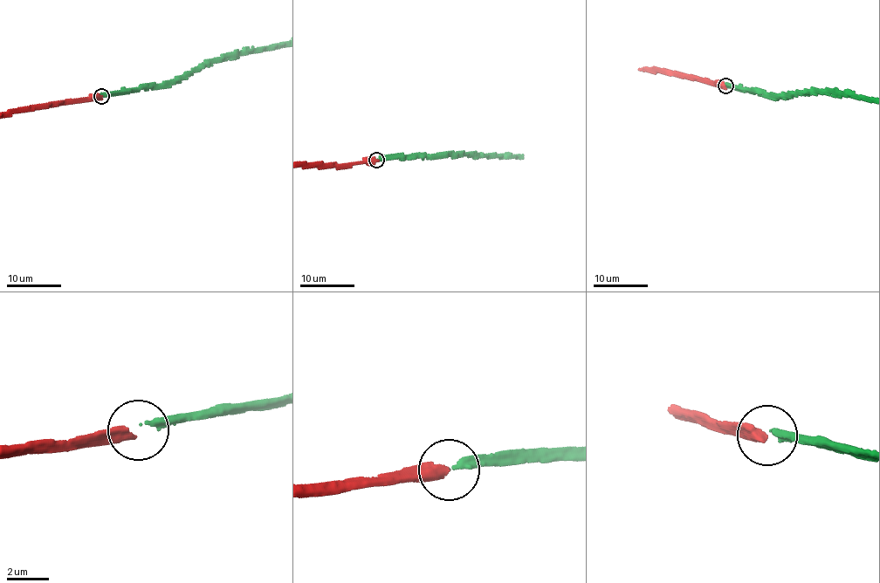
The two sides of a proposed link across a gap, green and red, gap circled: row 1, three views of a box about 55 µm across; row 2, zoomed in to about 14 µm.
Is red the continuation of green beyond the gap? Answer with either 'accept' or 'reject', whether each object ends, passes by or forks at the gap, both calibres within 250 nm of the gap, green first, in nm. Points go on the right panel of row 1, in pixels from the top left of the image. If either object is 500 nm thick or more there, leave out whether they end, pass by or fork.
accept; green ends; red ends; calibres 220 and 440 nm

